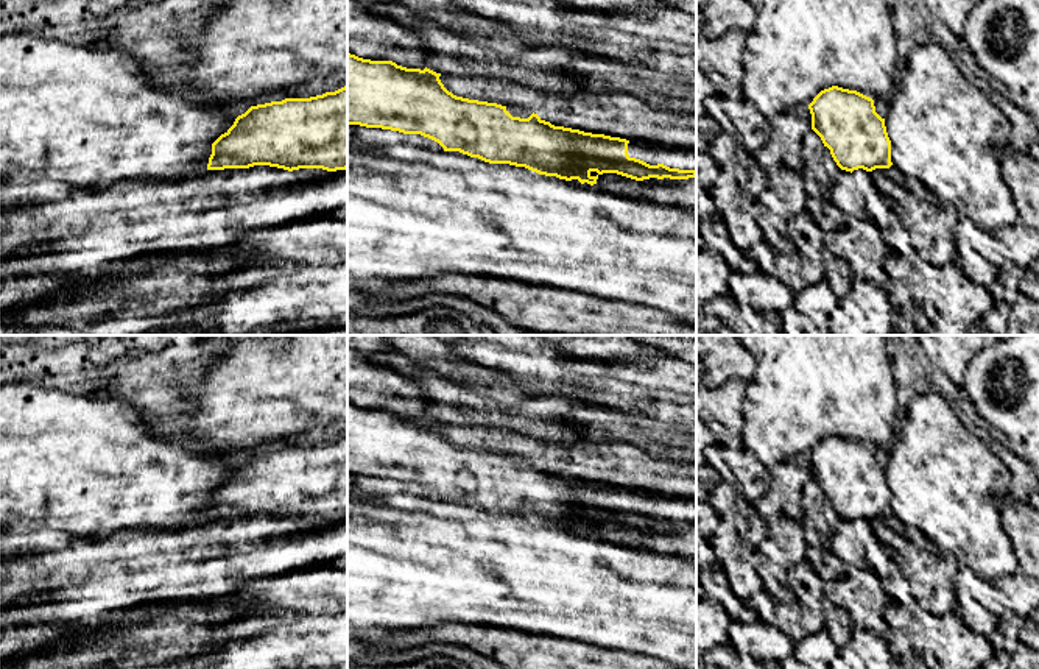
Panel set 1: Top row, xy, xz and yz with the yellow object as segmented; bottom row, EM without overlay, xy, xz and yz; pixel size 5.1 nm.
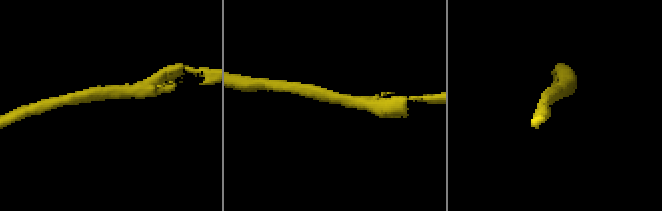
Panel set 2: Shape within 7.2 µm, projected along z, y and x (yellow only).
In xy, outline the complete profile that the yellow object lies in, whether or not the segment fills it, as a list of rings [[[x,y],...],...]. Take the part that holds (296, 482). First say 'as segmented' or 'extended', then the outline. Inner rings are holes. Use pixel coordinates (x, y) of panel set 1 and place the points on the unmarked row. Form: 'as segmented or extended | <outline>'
as segmented | [[[347,435],[310,448],[285,448],[251,455],[212,493],[207,519],[269,515],[288,521],[347,518]]]

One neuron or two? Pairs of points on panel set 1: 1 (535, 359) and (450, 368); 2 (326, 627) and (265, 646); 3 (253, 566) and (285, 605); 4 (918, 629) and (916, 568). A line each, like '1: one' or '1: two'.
1: two
2: one
3: two
4: one

